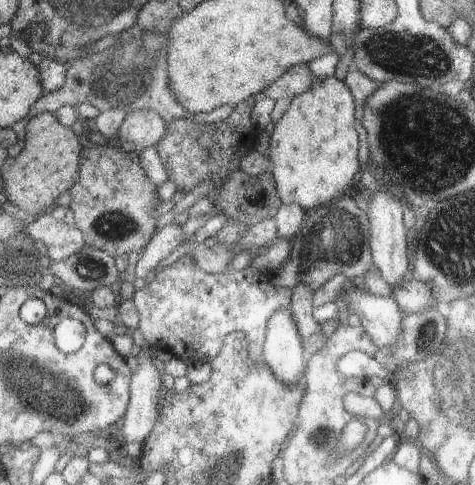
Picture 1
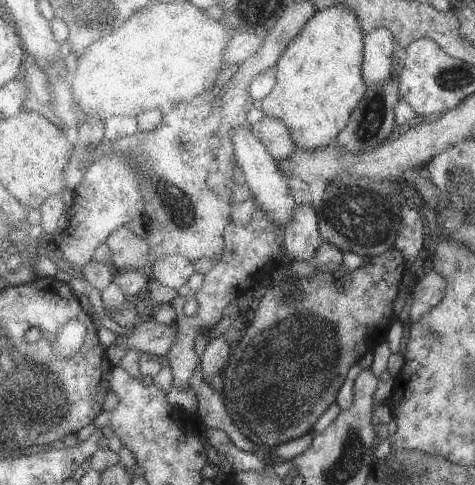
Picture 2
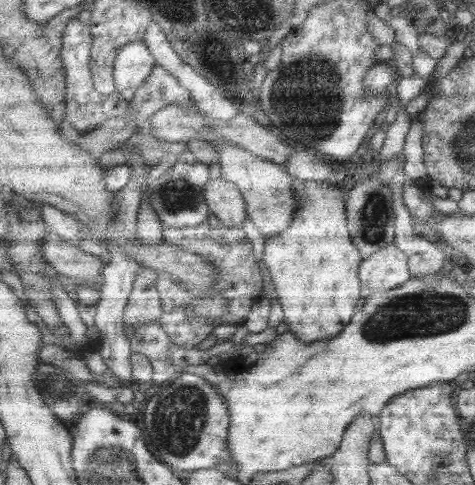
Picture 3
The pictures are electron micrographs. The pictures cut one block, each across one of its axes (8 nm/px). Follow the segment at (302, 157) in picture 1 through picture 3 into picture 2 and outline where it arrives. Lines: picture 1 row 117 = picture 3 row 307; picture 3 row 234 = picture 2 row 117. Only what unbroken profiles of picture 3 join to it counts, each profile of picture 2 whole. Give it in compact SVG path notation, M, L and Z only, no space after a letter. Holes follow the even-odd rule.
M337 4L315 12L279 54L273 66L275 86L261 100L259 108L265 118L279 118L289 124L297 148L327 148L345 128L351 110L363 100L363 92L367 92L361 76L363 38L365 34L359 28L355 12Z

